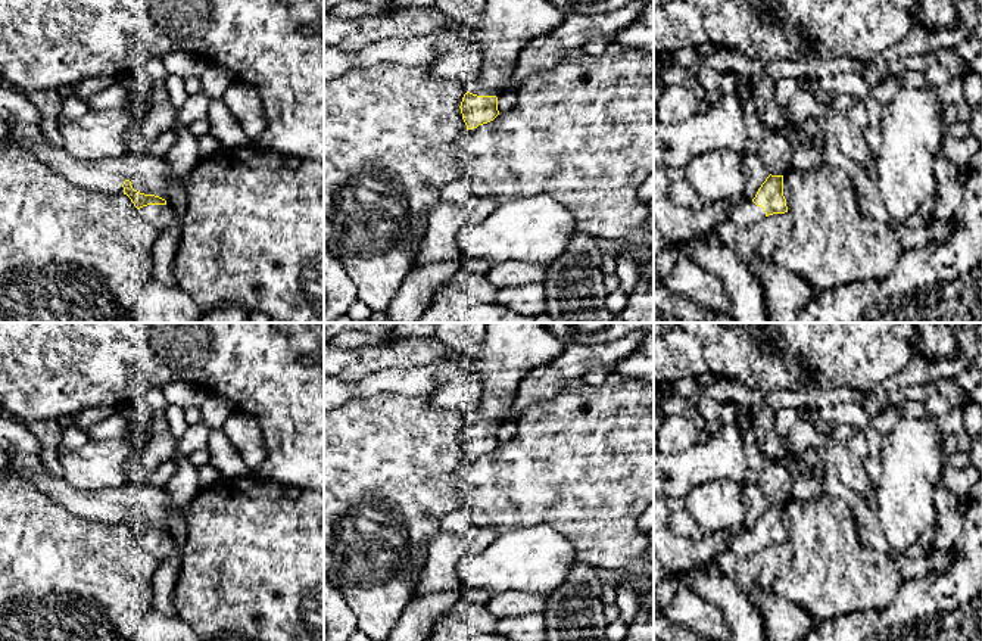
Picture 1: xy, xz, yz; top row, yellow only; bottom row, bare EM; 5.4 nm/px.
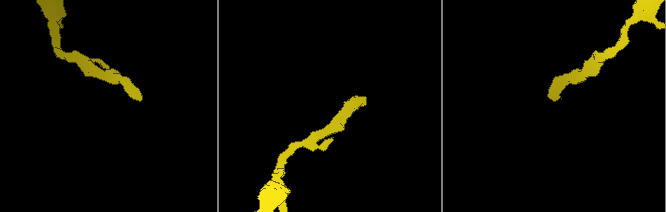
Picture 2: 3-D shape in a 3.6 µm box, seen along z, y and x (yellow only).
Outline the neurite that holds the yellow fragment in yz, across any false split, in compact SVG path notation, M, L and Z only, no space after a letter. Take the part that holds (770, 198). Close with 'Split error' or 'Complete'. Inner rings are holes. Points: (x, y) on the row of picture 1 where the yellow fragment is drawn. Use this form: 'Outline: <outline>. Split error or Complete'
Outline: M769 175L758 189L752 200L741 197L741 200L732 206L726 220L738 225L751 225L763 221L773 214L788 212L786 199L783 196L783 175Z. Split error

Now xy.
Outline: M125 180L124 195L127 195L141 217L150 223L158 231L165 231L180 225L180 218L165 199L155 195L144 195L133 189L131 181Z. Split error

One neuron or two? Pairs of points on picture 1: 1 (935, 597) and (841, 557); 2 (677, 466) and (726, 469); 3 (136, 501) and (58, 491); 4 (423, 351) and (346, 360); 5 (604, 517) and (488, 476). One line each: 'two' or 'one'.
1: two
2: one
3: one
4: one
5: one

